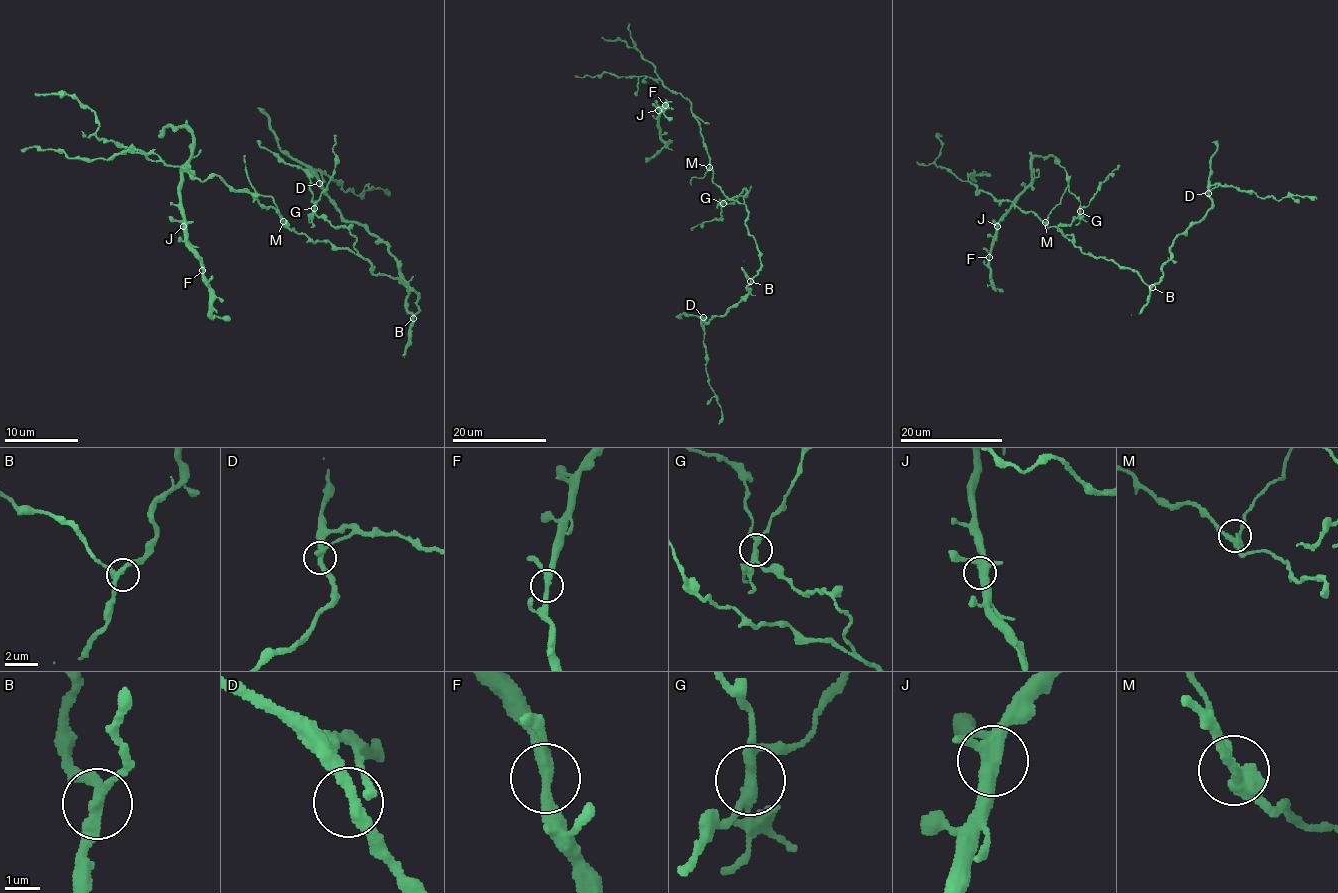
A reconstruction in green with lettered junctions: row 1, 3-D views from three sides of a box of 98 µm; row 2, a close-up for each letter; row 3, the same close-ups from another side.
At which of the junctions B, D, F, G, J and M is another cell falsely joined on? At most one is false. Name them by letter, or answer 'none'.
G

